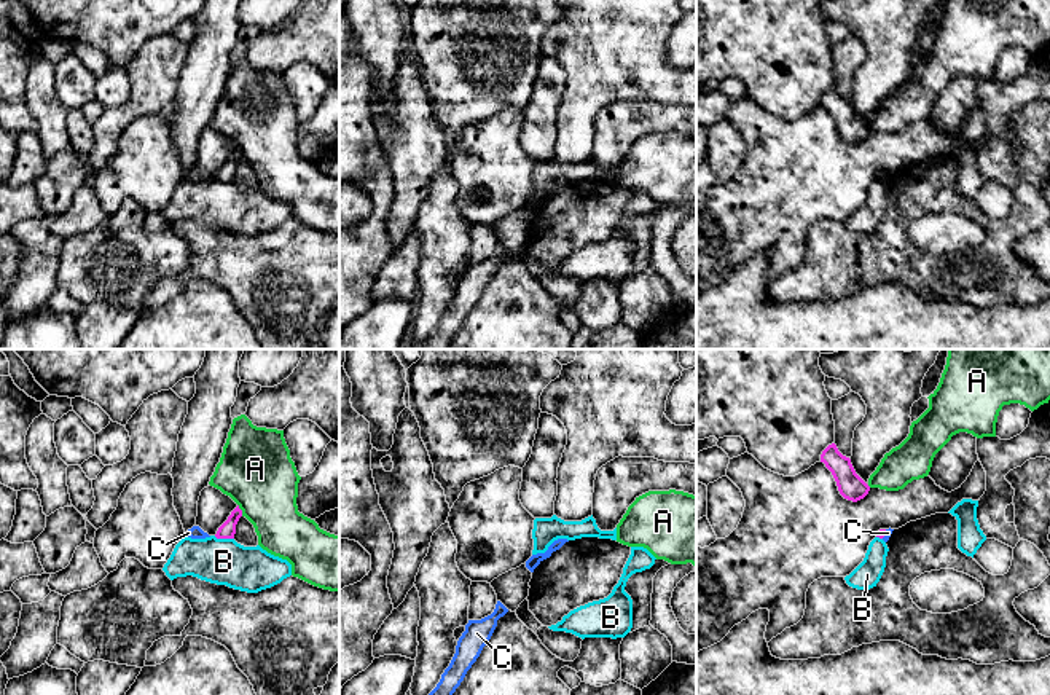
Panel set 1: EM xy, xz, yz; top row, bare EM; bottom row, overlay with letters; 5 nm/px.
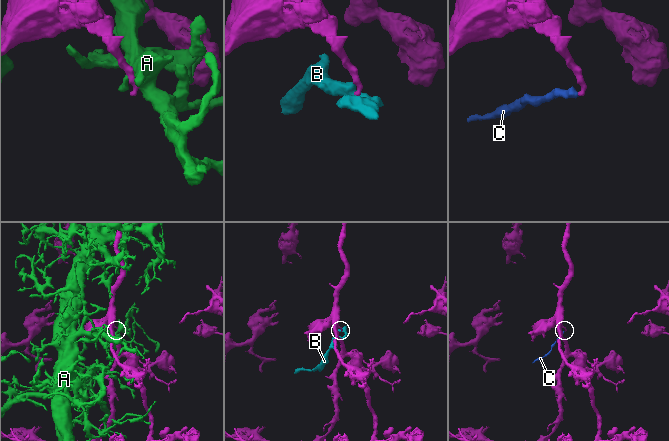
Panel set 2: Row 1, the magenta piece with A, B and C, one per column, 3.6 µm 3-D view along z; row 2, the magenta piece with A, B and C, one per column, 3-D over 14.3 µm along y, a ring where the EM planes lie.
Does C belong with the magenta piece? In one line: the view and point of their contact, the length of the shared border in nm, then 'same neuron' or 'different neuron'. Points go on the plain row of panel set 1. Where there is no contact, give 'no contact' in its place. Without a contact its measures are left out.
meets magenta in yz at (883, 177); contact 50 nm long; different neuron

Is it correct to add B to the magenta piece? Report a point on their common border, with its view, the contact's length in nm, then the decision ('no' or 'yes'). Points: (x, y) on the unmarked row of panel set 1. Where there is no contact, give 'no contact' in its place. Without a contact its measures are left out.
xy (223, 180) | 110 nm | no

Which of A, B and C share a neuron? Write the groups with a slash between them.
A / B / C

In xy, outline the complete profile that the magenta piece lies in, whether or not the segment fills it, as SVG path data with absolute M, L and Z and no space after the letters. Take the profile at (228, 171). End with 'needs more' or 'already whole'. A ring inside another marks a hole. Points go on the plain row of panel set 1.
M239 148L231 155L228 163L218 171L215 180L217 182L234 182L236 177L236 167L239 161L242 159L242 153Z; already whole

